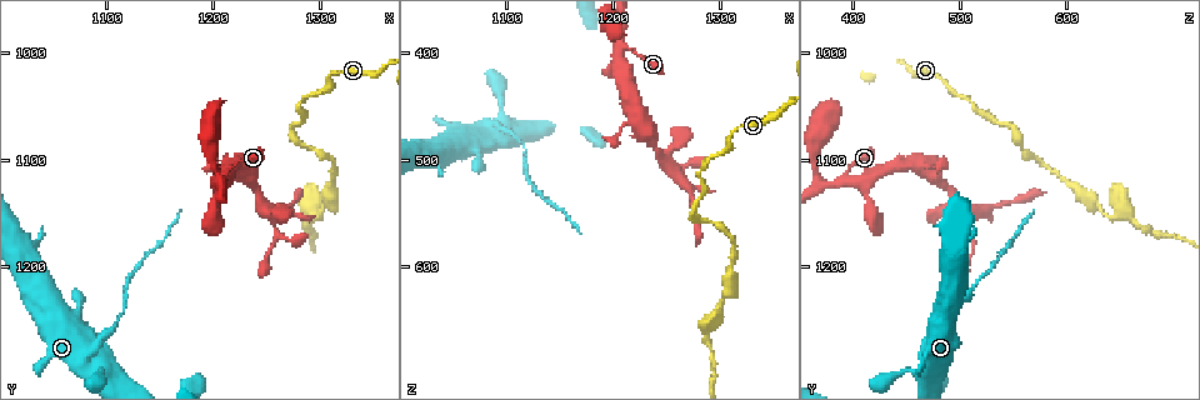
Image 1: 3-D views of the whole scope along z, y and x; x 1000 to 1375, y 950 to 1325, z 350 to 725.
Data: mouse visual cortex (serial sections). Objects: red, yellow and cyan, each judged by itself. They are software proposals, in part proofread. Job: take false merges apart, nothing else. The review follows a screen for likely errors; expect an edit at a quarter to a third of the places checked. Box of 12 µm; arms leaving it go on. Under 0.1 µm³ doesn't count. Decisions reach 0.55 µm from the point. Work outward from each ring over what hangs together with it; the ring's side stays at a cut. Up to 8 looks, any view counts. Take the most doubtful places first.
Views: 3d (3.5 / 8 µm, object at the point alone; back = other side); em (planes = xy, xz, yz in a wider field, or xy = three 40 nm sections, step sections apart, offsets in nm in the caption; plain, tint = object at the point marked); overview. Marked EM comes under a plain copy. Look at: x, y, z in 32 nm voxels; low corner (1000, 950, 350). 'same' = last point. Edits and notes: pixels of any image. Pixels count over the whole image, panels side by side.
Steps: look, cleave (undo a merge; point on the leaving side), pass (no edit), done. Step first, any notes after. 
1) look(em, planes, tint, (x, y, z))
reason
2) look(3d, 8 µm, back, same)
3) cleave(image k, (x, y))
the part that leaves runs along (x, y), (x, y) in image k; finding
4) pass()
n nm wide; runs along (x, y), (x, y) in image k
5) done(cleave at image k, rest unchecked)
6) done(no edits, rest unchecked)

look(3d, 3.5 µm, (1090, 1276, 468))
sharp bend

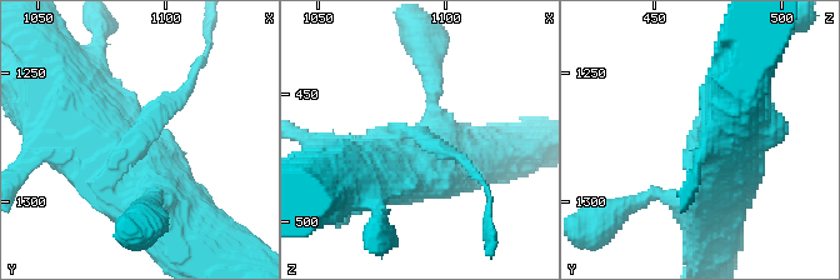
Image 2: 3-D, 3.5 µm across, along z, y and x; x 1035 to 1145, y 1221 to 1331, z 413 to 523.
look(em, planes, tint, (1087, 1276, 466))

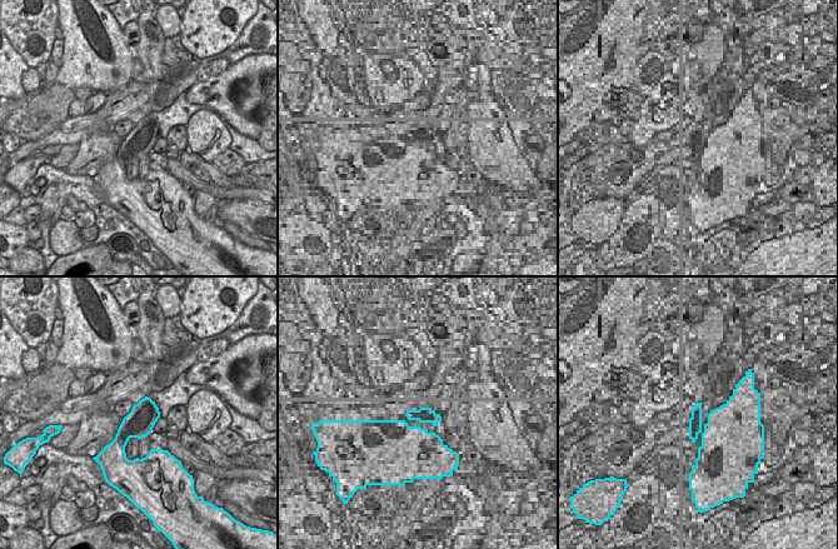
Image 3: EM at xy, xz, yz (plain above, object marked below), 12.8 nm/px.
cleave(image 2, (181, 100))
the part that leaves runs along (141, 129), (188, 90), (206, 48) in image 2; a second cell is stuck on

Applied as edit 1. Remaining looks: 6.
look(overview)
see it whole again

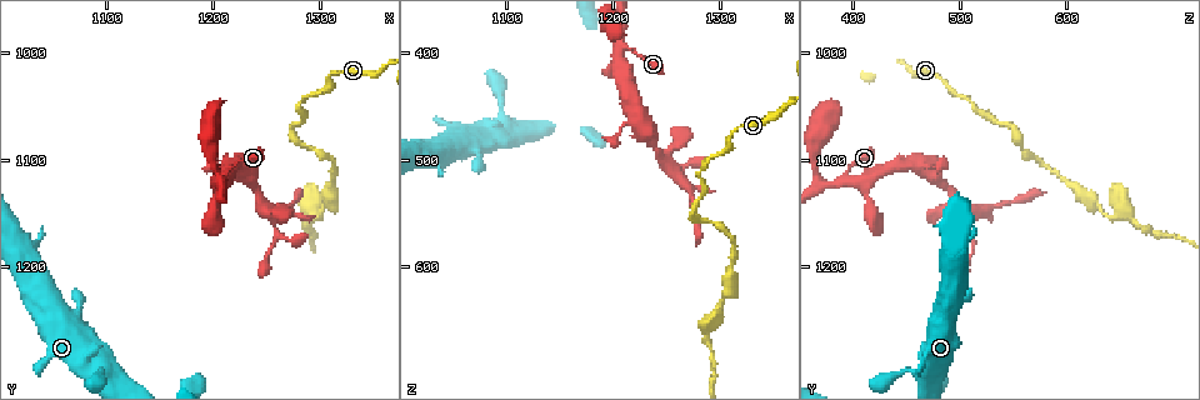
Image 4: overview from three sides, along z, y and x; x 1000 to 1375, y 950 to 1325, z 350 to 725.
look(3d, 3.5 µm, (1202, 1134, 414))
thin neck

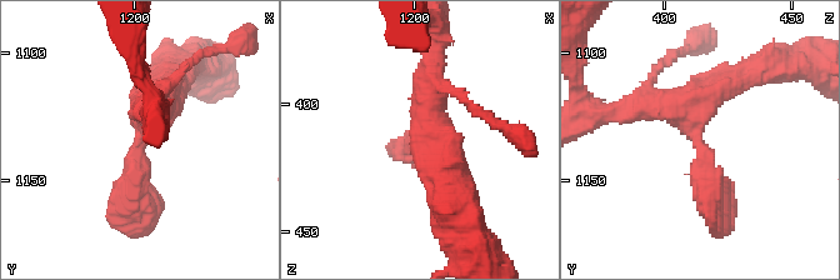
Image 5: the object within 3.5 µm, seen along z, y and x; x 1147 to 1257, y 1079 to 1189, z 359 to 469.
look(em, xy, step 3, tint, (1202, 1135, 412))
now the EM

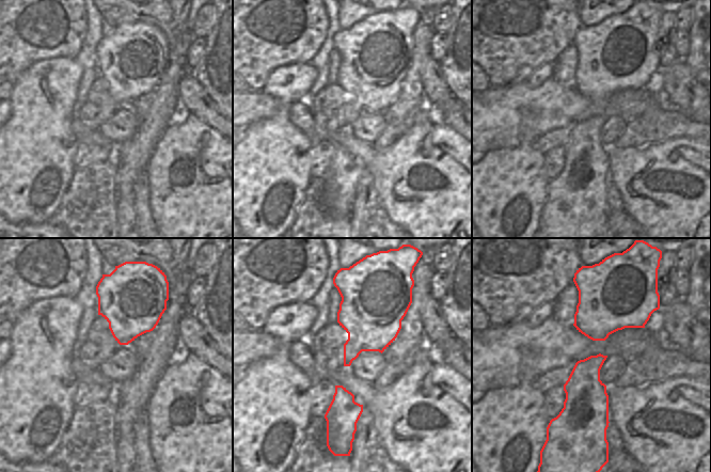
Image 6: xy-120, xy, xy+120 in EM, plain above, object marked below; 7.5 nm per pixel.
pass()
runs along (653, 96), (694, 104), (720, 224) in image 5; one cell here

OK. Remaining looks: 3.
look(3d, 3.5 µm, (1302, 1146, 634))

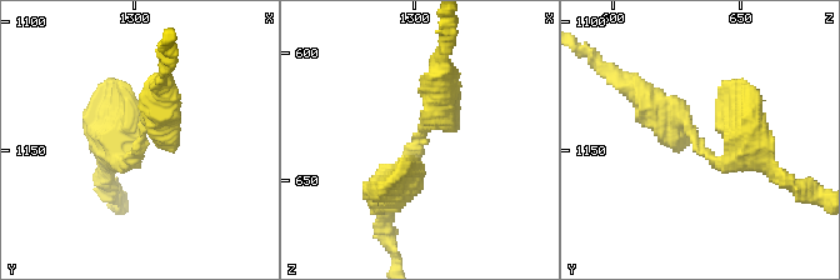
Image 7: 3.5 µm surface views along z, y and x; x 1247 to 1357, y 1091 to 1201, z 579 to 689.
look(em, xy, step 3, tint, (1302, 1147, 632))
arms of 300, 400 nm; now the EM

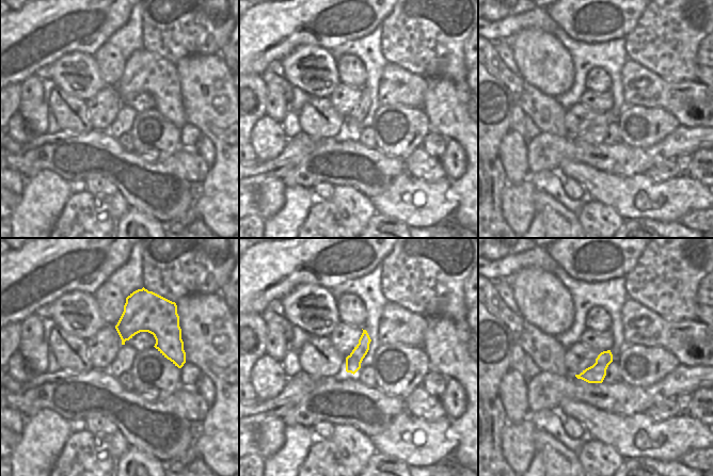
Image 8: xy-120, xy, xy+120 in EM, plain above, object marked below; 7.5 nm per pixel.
pass()
runs along (640, 93), (716, 161), (758, 150) in image 7; one cell here

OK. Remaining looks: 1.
done(cleave at image 2, rest unchecked)

